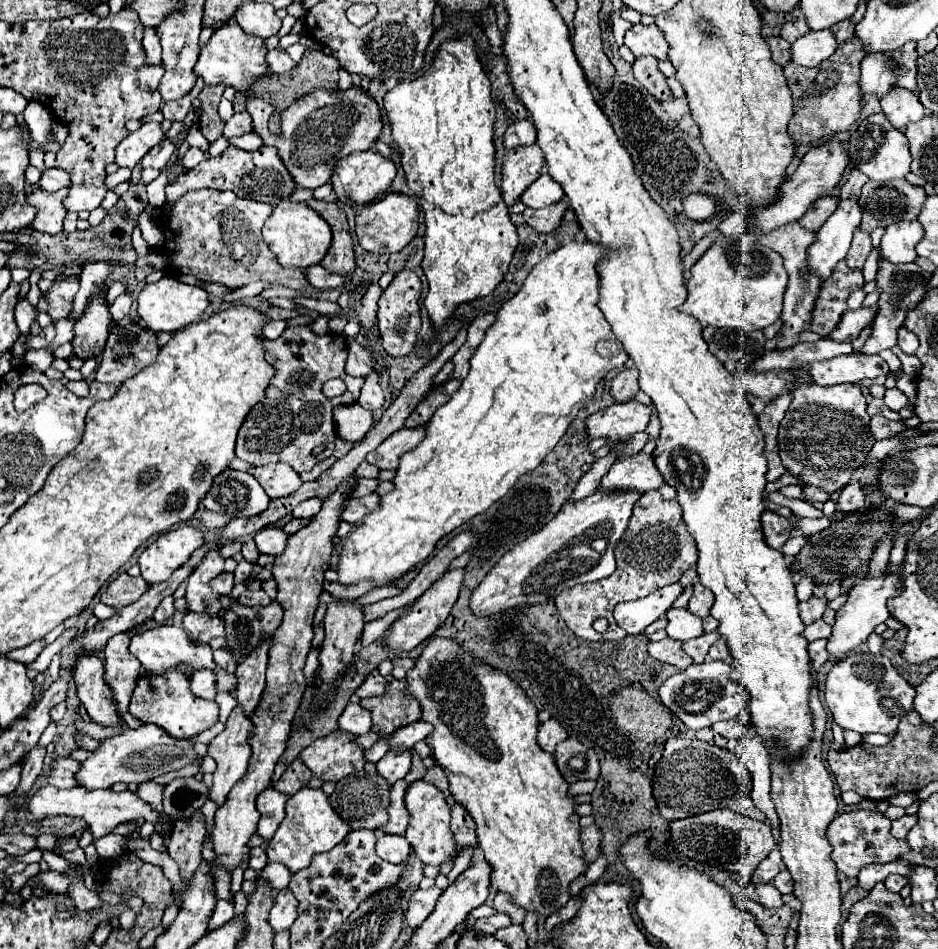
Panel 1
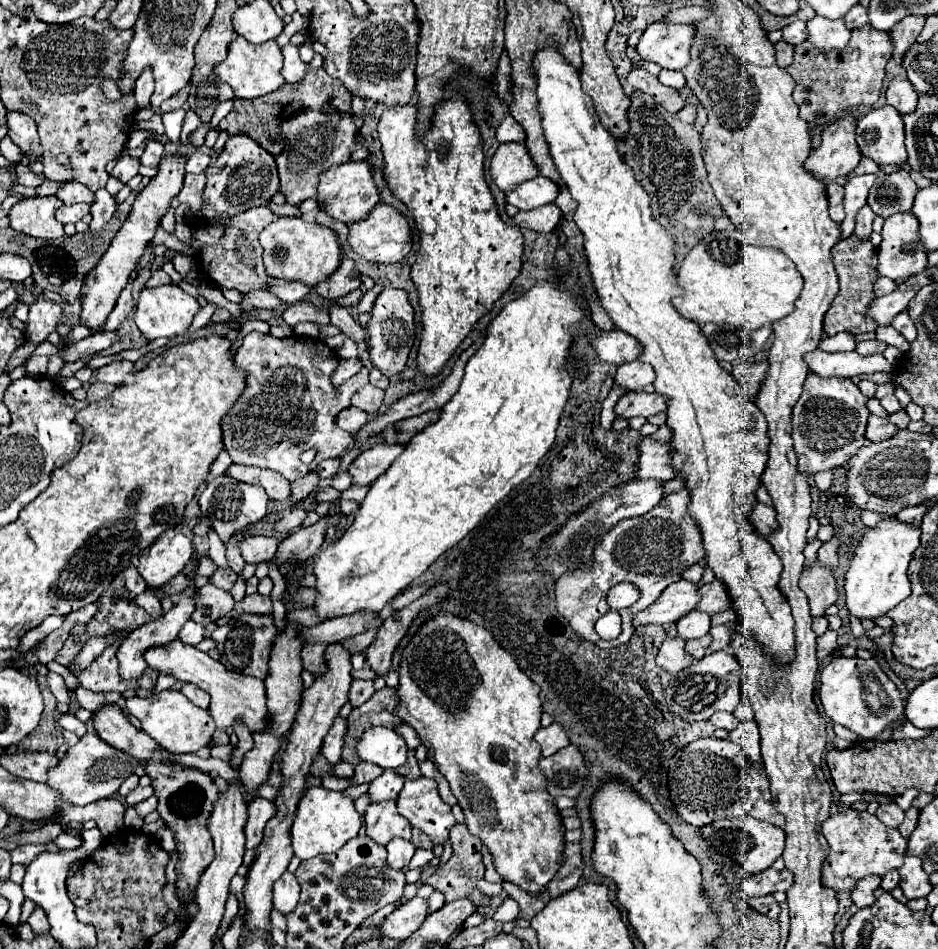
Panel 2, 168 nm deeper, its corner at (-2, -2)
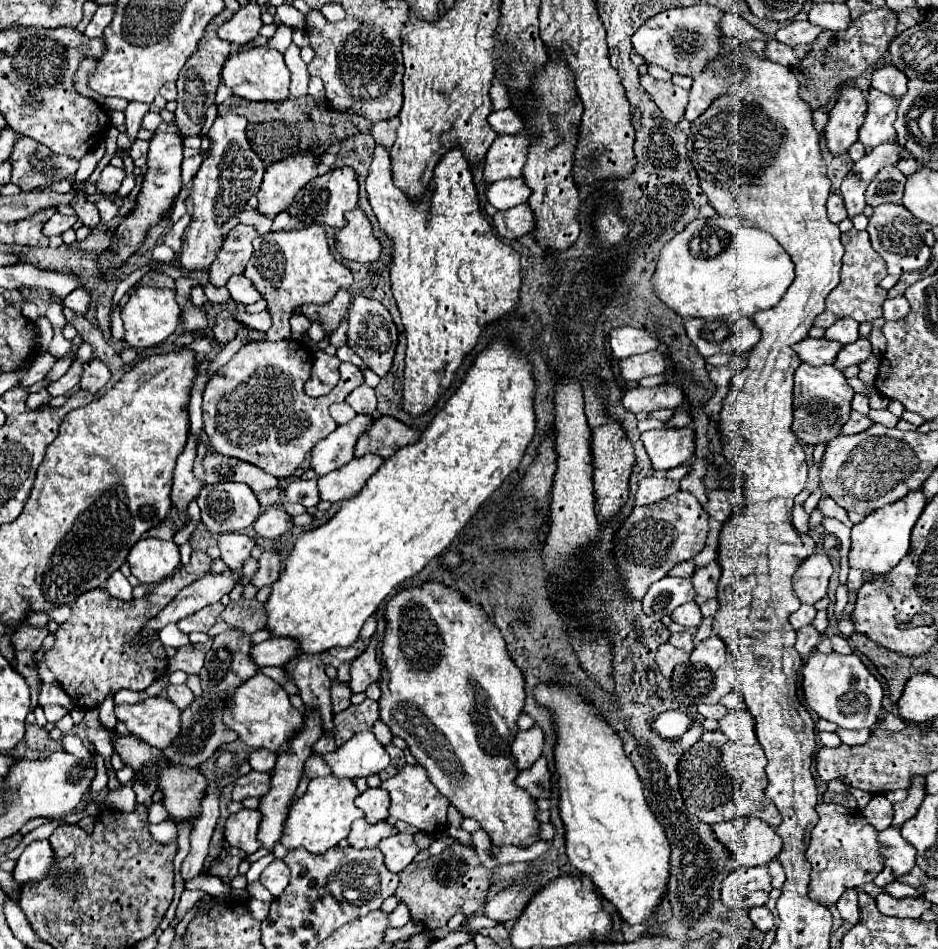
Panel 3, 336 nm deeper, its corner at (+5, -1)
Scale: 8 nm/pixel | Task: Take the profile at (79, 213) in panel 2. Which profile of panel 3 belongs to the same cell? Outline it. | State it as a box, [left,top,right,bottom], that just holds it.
[43,213,77,237]

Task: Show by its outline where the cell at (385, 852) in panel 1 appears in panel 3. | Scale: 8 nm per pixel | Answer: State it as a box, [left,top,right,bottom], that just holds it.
[379,833,419,873]

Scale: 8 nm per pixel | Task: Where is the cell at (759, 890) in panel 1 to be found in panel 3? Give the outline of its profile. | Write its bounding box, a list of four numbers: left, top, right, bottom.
[749,905,773,933]

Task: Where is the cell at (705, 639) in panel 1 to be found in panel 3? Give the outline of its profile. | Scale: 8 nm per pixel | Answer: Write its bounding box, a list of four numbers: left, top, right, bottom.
[669,631,695,653]

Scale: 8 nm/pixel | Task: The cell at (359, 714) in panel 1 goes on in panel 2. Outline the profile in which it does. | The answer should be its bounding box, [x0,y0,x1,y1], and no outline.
[320,718,344,766]

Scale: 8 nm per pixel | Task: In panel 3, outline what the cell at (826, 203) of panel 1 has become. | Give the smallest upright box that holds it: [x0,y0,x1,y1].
[827,193,847,223]

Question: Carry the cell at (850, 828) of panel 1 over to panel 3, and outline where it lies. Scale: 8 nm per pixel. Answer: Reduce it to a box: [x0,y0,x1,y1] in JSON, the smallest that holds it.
[807,803,885,905]

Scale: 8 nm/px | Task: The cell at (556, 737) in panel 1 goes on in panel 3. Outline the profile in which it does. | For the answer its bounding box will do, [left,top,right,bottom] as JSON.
[513,727,543,769]

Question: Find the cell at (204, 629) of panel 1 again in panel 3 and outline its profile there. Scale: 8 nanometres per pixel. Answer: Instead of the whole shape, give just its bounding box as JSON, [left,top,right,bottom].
[159,623,189,649]

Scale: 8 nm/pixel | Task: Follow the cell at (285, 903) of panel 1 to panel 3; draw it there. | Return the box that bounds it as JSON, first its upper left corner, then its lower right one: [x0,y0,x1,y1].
[261,859,289,897]

